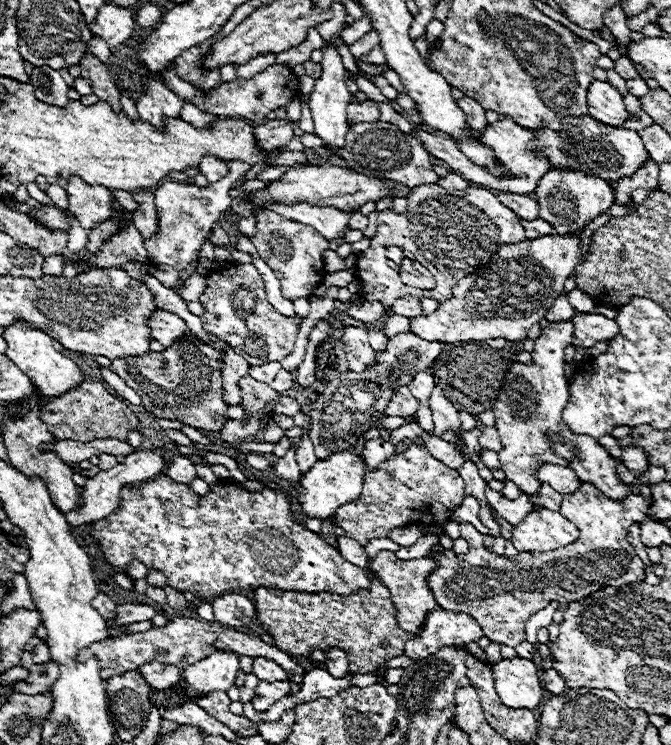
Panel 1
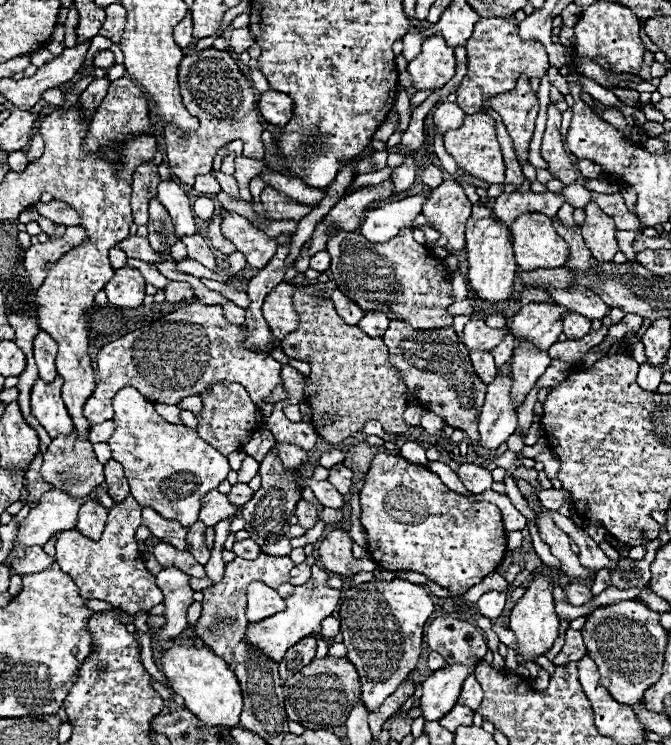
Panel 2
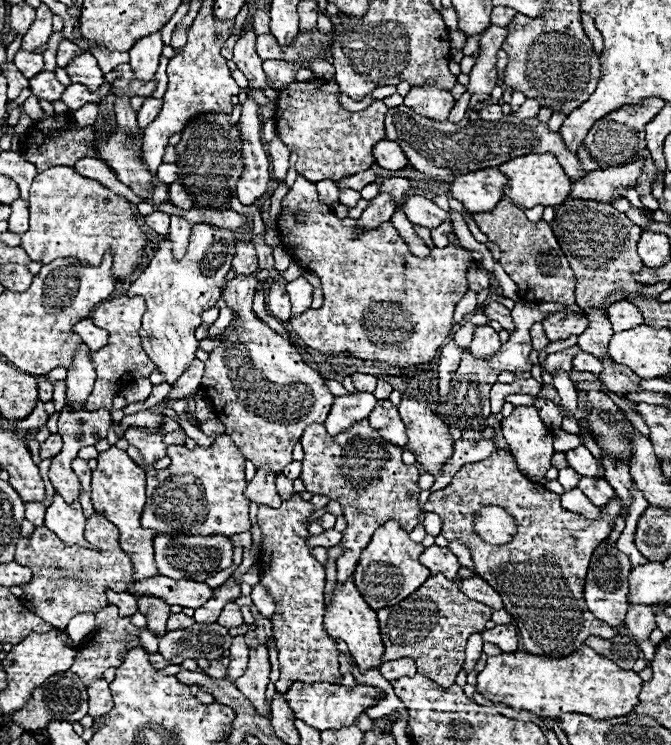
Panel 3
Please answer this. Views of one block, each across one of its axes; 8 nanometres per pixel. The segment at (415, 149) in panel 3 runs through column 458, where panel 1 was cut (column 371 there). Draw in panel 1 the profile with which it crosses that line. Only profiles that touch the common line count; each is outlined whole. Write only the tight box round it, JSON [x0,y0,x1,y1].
[331,122,438,188]

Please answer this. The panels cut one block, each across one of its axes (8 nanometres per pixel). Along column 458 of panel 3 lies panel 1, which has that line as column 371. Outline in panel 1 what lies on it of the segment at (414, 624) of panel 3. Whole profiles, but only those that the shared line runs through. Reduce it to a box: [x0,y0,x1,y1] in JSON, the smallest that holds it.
[254,580,408,672]

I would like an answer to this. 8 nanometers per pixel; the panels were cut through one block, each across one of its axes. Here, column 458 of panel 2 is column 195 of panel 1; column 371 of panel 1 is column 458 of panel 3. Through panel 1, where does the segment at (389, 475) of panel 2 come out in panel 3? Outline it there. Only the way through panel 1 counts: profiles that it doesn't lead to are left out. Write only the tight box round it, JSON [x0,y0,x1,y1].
[458,576,502,610]

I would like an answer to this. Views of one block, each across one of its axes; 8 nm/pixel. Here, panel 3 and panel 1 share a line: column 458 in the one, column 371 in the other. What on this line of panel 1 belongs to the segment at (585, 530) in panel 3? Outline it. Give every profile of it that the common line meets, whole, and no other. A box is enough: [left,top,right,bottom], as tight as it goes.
[334,446,464,546]

